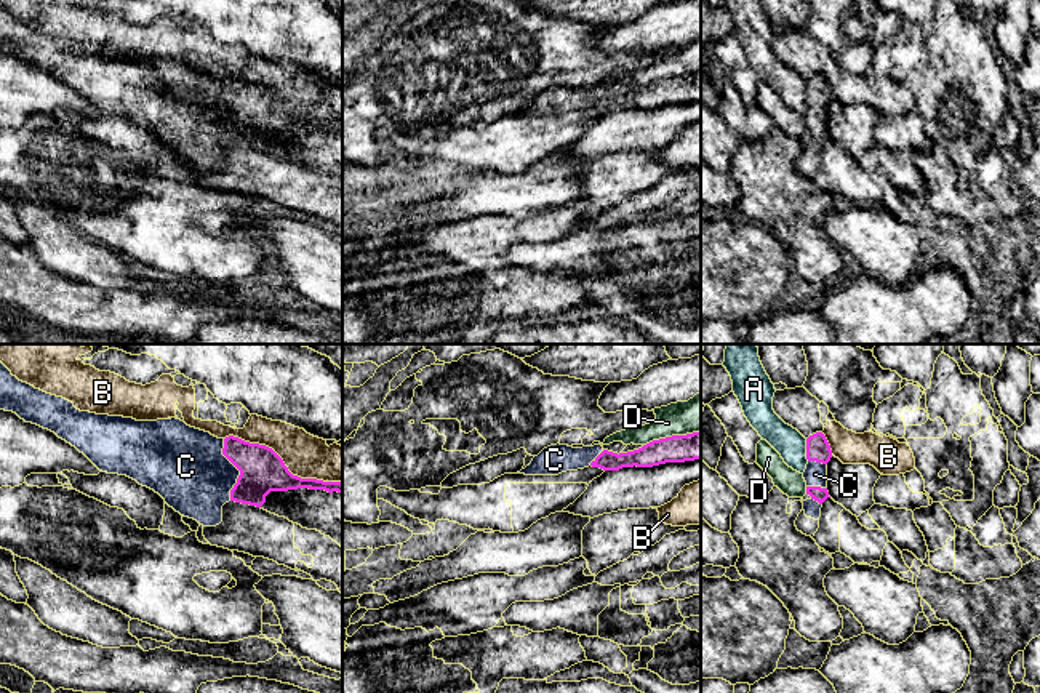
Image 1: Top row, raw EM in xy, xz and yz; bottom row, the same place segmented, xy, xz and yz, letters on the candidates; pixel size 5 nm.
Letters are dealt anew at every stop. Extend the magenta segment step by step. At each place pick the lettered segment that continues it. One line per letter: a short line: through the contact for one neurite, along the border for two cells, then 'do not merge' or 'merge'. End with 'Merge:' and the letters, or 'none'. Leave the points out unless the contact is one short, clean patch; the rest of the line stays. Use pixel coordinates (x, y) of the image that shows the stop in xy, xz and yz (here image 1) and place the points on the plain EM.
A: do not merge
B: do not merge
C: line xy (261, 111), (237, 109), (188, 111); merge
D: do not merge
Merge: C

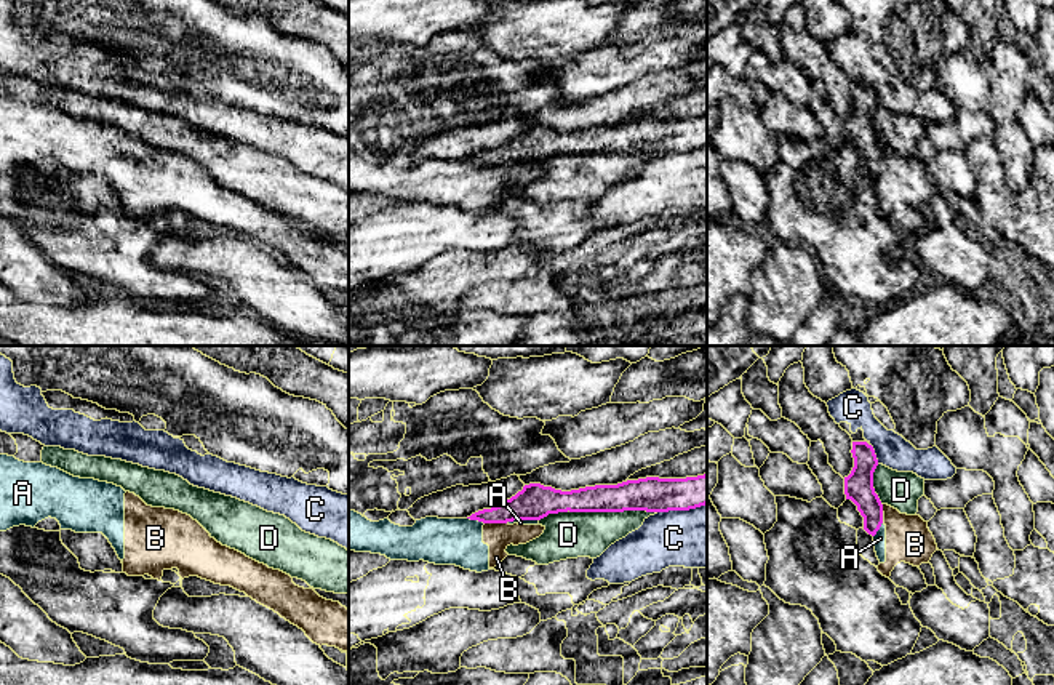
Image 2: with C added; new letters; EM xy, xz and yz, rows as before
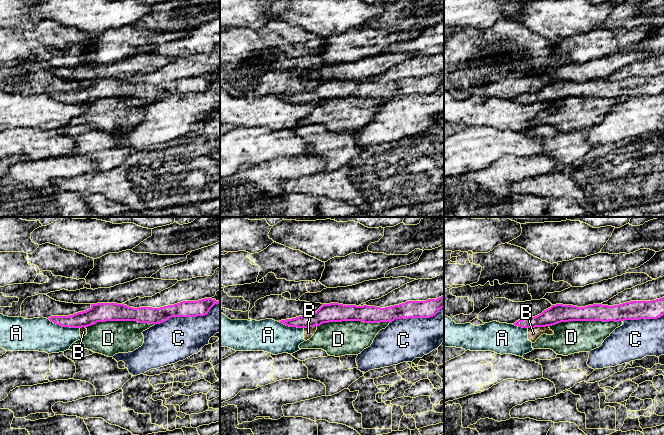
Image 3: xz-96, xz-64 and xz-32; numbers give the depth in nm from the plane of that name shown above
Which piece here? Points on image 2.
A: do not merge
B: line xz (485, 164), (506, 165); do not merge
C: do not merge
D: do not merge
Merge: none

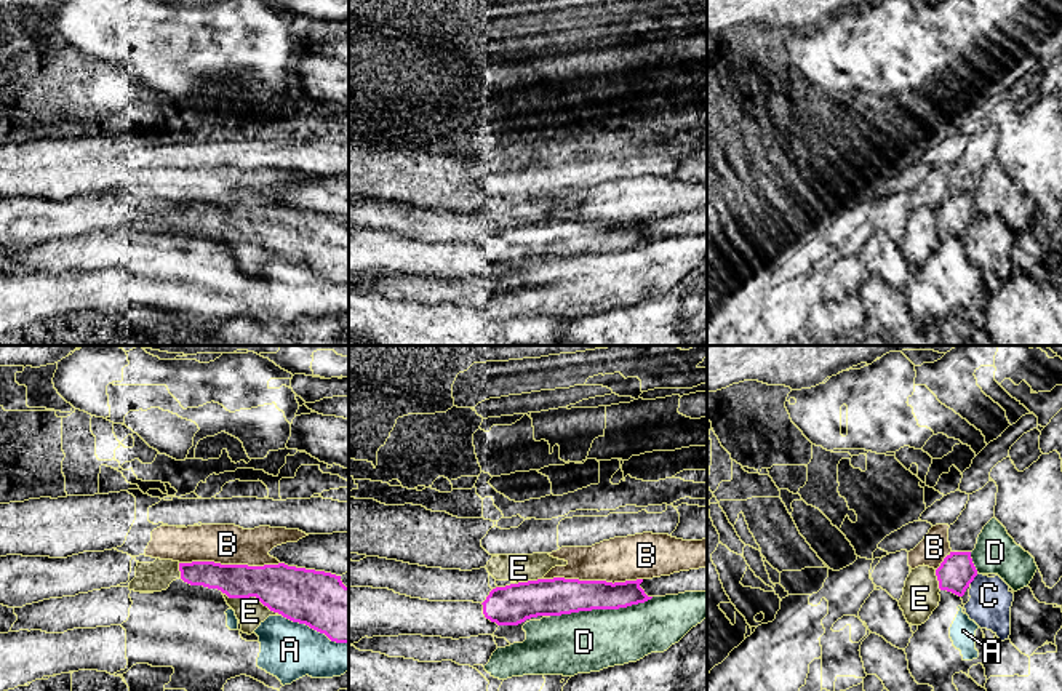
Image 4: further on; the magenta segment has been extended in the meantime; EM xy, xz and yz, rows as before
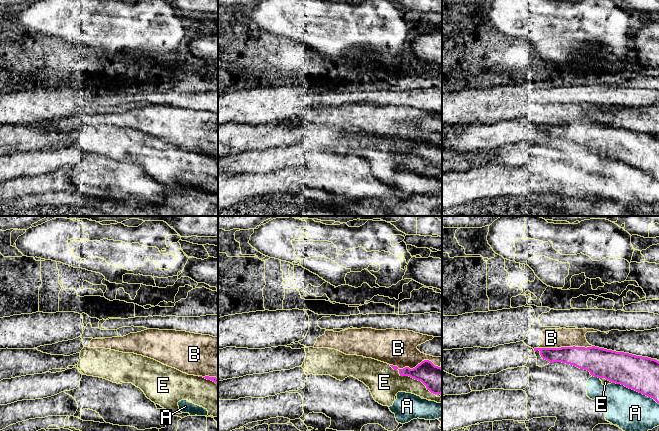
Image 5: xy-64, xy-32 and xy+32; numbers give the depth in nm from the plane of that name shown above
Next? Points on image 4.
A: do not merge
B: do not merge
C: do not merge
D: do not merge
E: do not merge
Merge: none

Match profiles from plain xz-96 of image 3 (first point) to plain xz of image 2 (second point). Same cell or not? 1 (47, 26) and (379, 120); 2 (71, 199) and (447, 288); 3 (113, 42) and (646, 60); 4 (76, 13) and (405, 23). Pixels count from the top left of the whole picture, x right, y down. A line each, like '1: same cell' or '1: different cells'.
1: same cell
2: same cell
3: same cell
4: different cells

